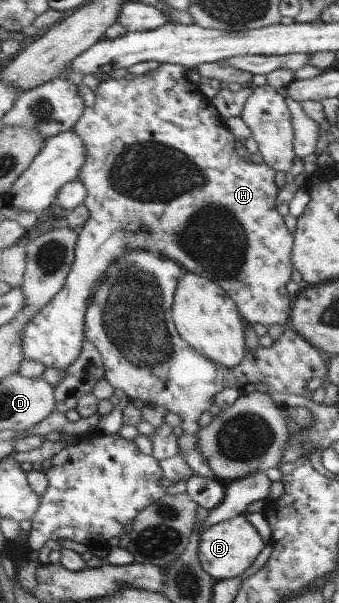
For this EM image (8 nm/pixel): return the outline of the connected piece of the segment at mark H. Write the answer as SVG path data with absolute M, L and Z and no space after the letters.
M161 63L156 70L148 74L135 75L135 77L130 77L130 80L111 76L107 80L98 83L94 105L92 107L85 106L83 114L78 118L76 124L71 127L71 131L83 142L84 151L86 151L84 164L78 172L78 180L86 187L86 198L84 198L83 204L90 211L90 216L88 216L86 224L82 226L82 230L78 233L78 240L76 240L76 247L74 247L74 262L72 262L70 272L66 276L64 286L50 299L50 303L44 305L42 309L34 314L34 318L30 322L24 324L21 330L20 340L23 360L38 361L45 369L66 370L78 358L84 337L85 311L90 297L92 297L93 289L104 279L104 273L108 271L109 264L114 262L114 259L122 257L128 249L144 249L148 253L168 258L180 264L185 270L200 275L200 277L206 277L206 279L214 281L234 300L239 314L247 325L260 323L266 328L269 328L270 325L289 327L290 311L294 298L286 290L286 283L291 280L290 276L294 271L294 265L290 261L294 237L284 224L283 215L276 209L276 196L279 191L274 180L276 171L267 163L255 164L244 161L236 154L234 150L235 136L230 133L225 125L225 120L220 117L211 100L206 99L205 95L202 94L199 84L193 83L184 76L185 70L183 66L178 64Z

